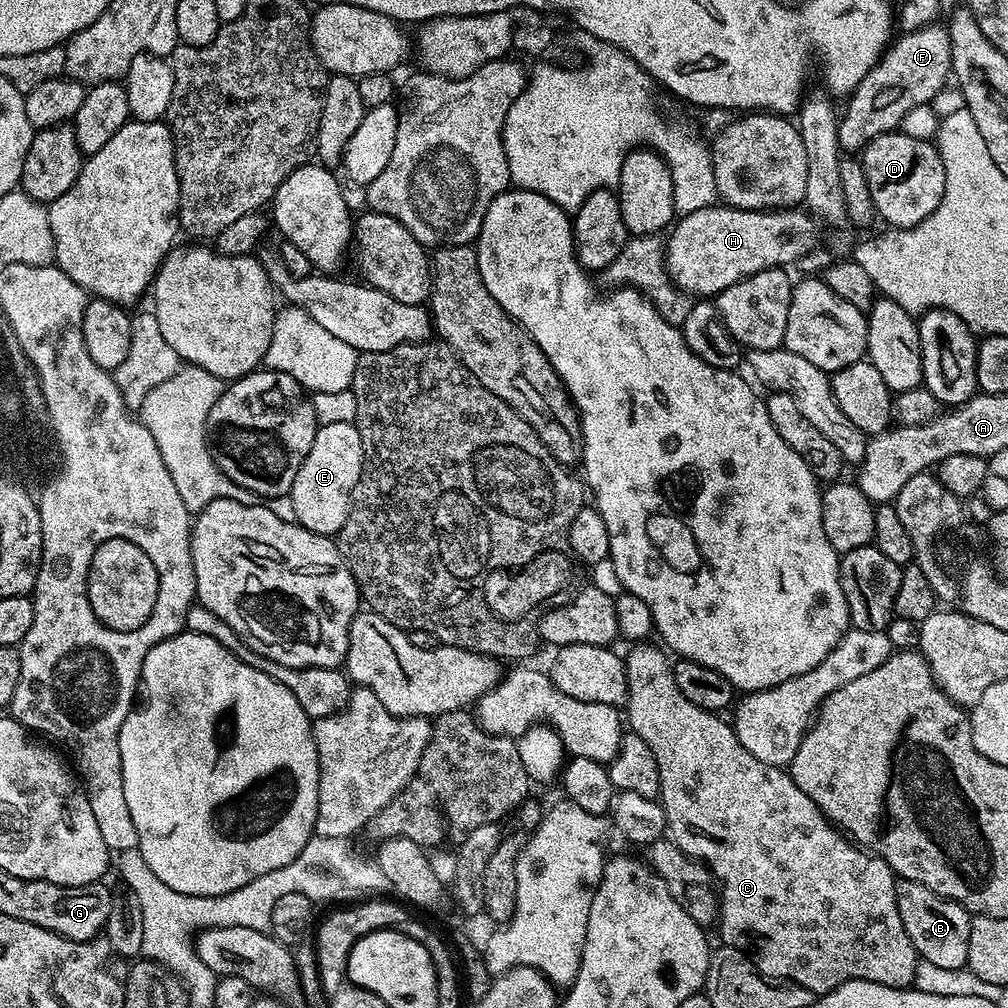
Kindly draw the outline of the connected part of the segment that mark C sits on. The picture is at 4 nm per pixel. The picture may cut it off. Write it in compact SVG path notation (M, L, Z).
M640 642L635 645L636 648L629 656L626 656L624 665L626 666L626 678L628 679L628 699L626 701L626 724L631 731L638 734L638 738L642 738L642 742L646 742L646 746L650 746L651 752L654 753L654 762L658 762L658 778L660 779L660 795L658 797L660 805L664 808L666 814L666 822L668 827L666 829L667 835L670 837L672 843L678 845L680 849L688 856L693 856L695 860L699 860L701 864L705 865L709 872L712 873L715 883L718 885L718 929L720 928L720 936L725 945L730 948L737 948L739 952L743 952L749 960L752 961L753 966L756 967L757 972L761 976L767 978L772 982L791 982L794 984L801 984L806 990L810 990L814 994L823 994L834 990L842 982L847 980L865 980L866 982L878 982L882 986L890 986L891 988L906 988L909 987L916 979L916 966L918 957L916 955L916 947L910 942L910 938L906 934L906 930L902 926L902 917L898 915L898 902L896 901L896 882L897 875L893 872L892 867L883 860L881 856L869 854L865 849L857 846L845 833L841 832L835 824L832 824L824 817L822 810L818 810L818 806L814 806L814 802L810 802L810 798L806 798L806 794L802 794L802 790L798 790L798 786L793 782L791 775L784 768L775 768L766 762L758 762L758 758L754 758L754 754L750 754L750 750L746 750L746 746L742 746L742 742L738 742L736 737L735 727L731 723L728 724L723 719L723 715L707 712L702 710L702 706L694 706L694 702L689 702L683 696L682 690L678 690L678 682L674 682L674 674L672 673L672 664L668 660L669 653L663 647L655 648L652 642Z

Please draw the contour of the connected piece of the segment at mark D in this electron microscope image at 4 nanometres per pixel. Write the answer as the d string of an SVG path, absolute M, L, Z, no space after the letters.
M899 130L887 132L871 140L858 159L864 165L866 186L870 186L877 217L884 219L885 225L913 228L922 218L938 210L938 202L942 202L946 190L946 170L932 140L910 138L910 134Z

